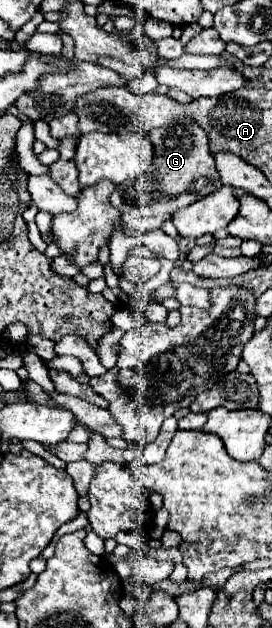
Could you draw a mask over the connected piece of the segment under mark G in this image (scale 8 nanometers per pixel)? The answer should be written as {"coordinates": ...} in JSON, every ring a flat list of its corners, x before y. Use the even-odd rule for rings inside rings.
{"coordinates":[[180,116,174,124,152,130,148,138,154,146,154,172,118,184,110,198,112,206,122,212,122,224,132,232,156,230,176,210,222,188,222,180,218,180,218,170,214,168,214,158,208,150,208,136,192,116]]}

